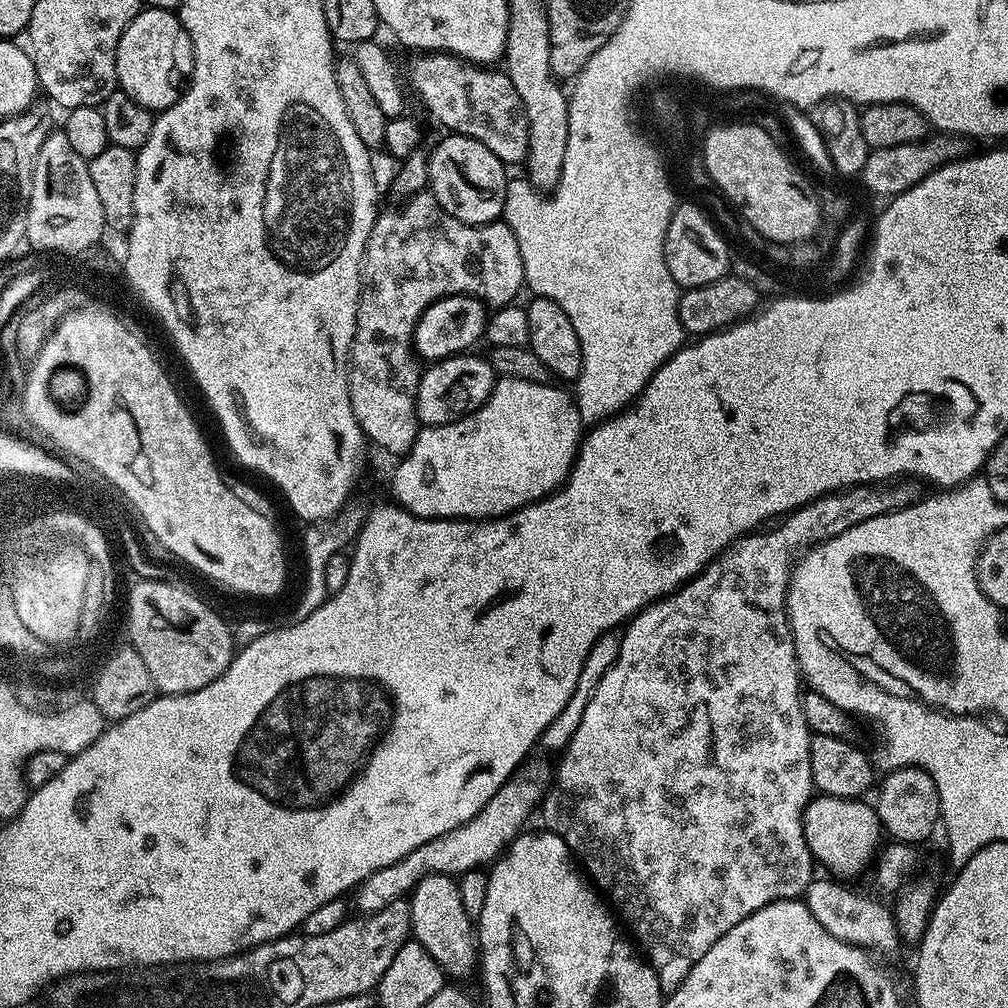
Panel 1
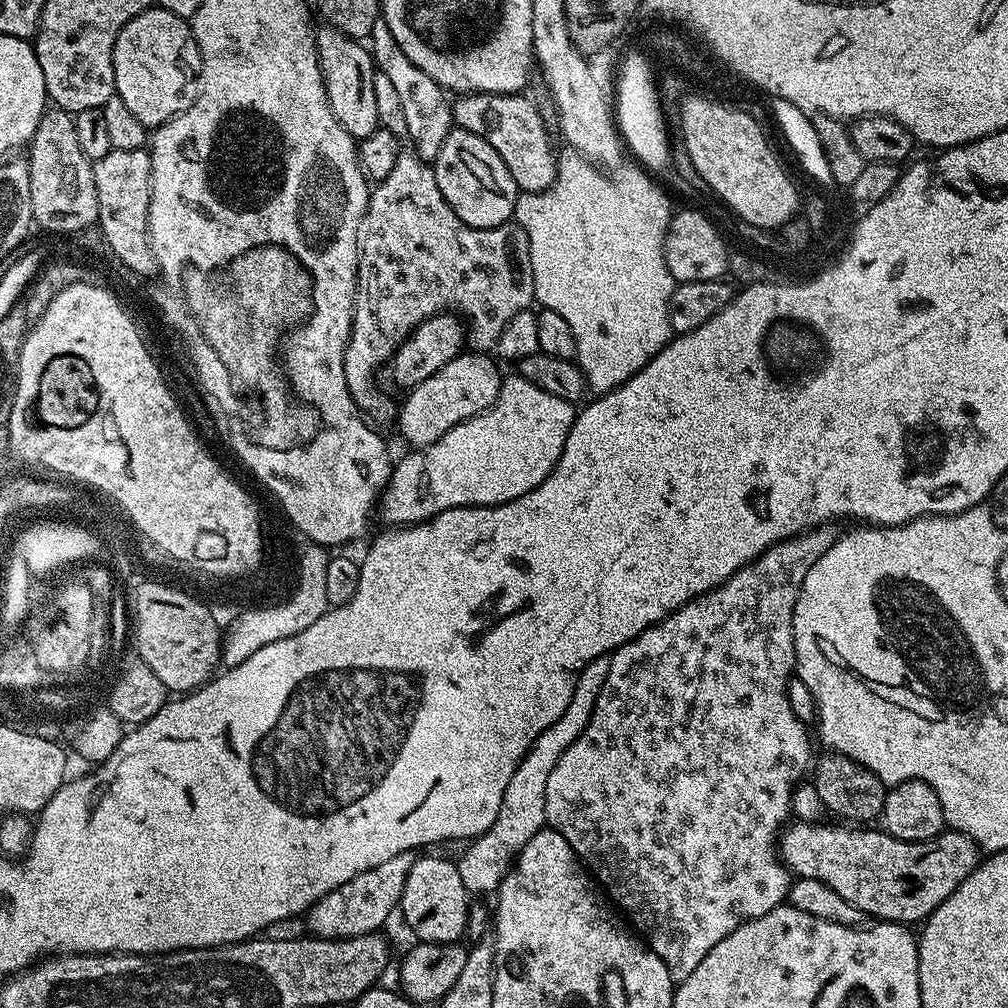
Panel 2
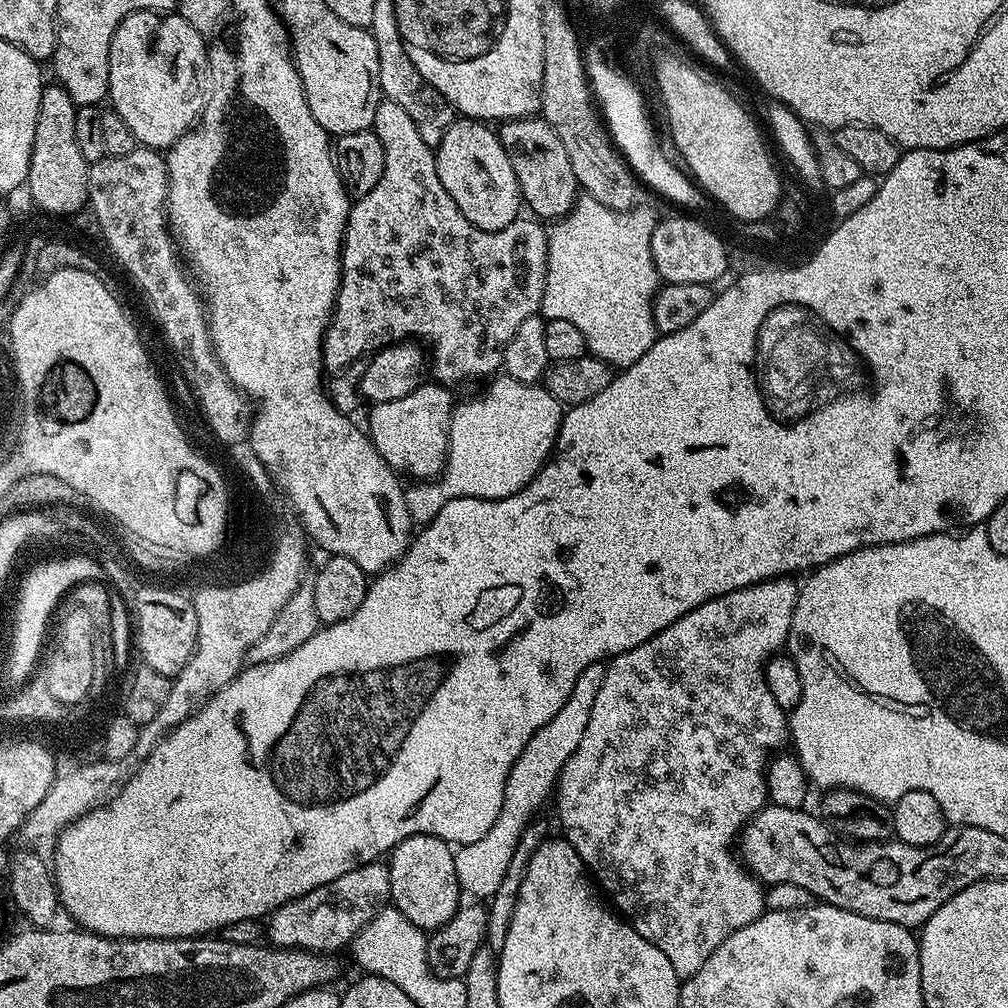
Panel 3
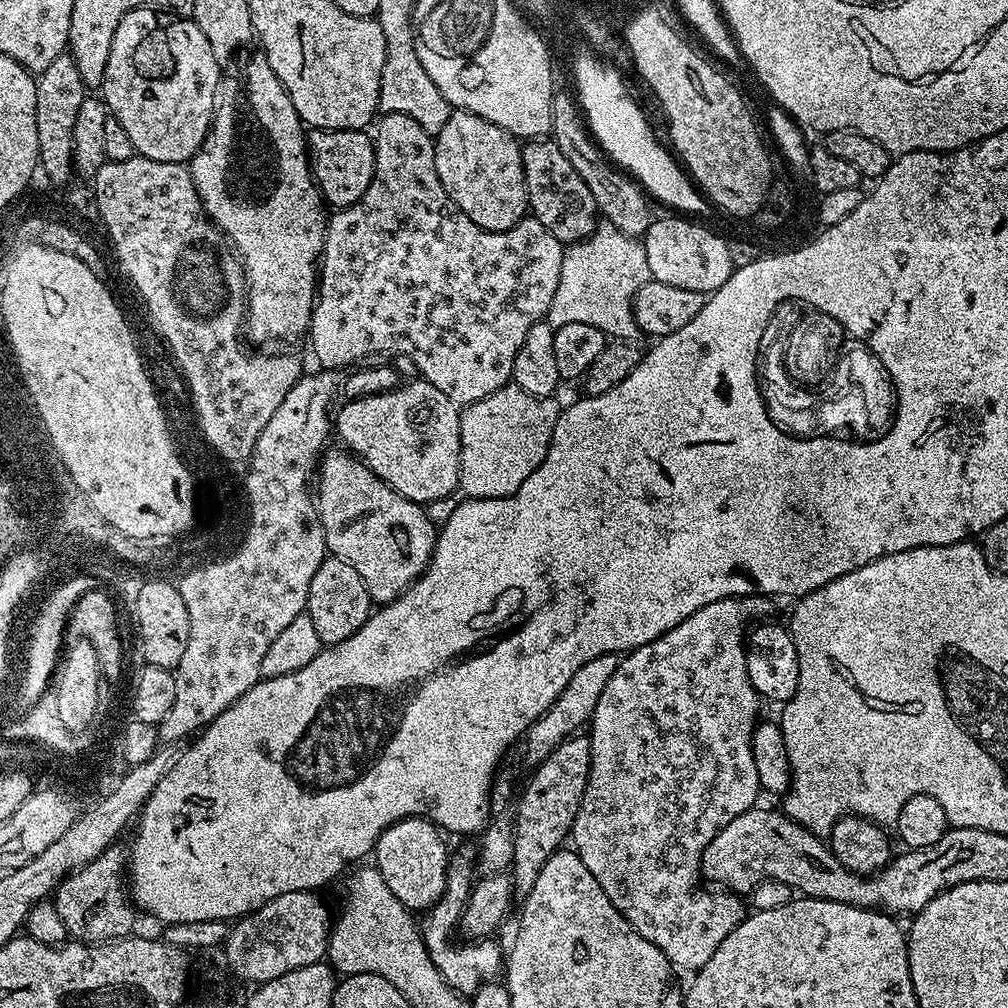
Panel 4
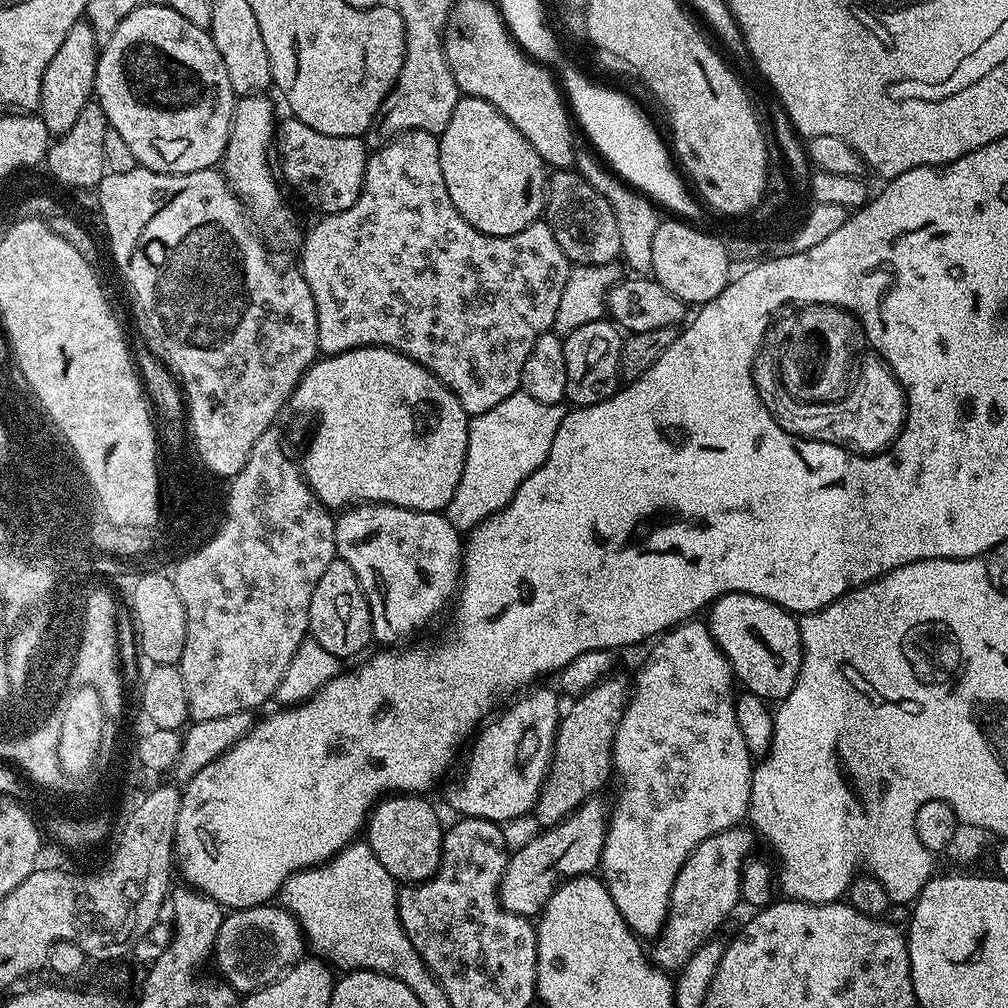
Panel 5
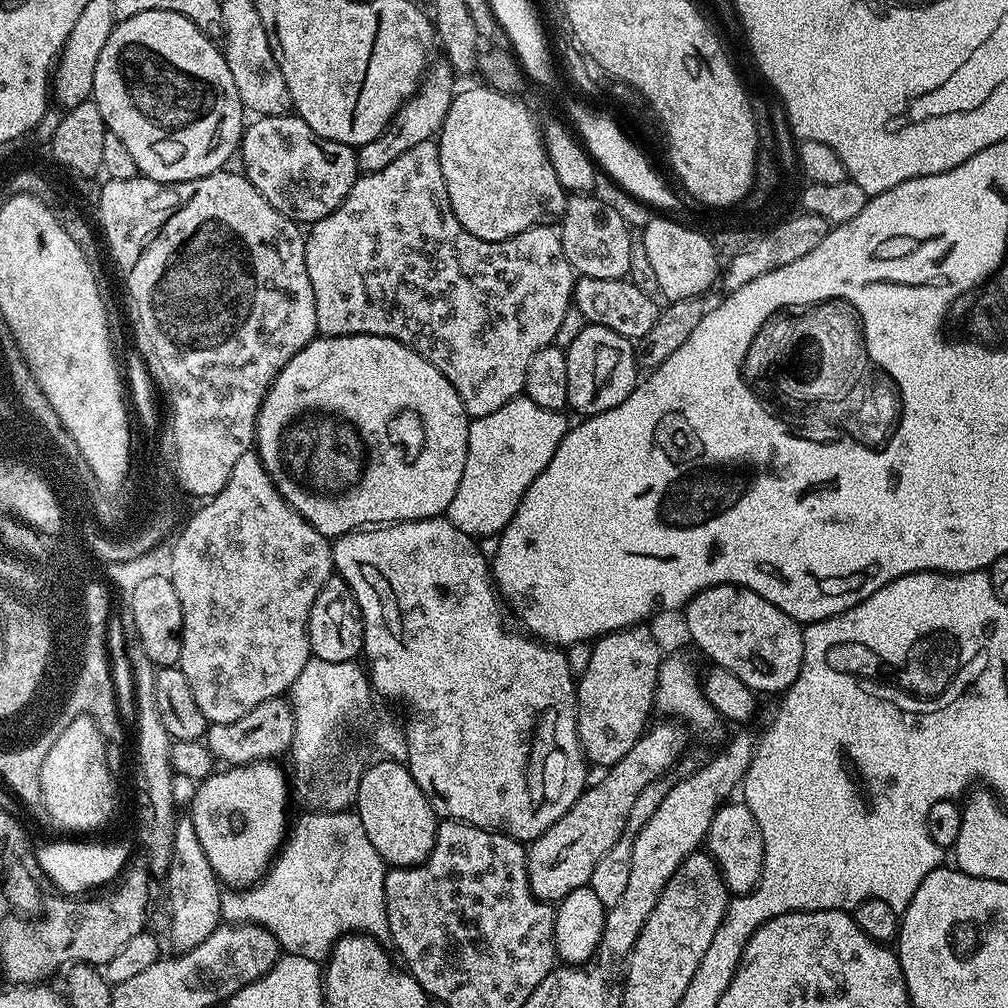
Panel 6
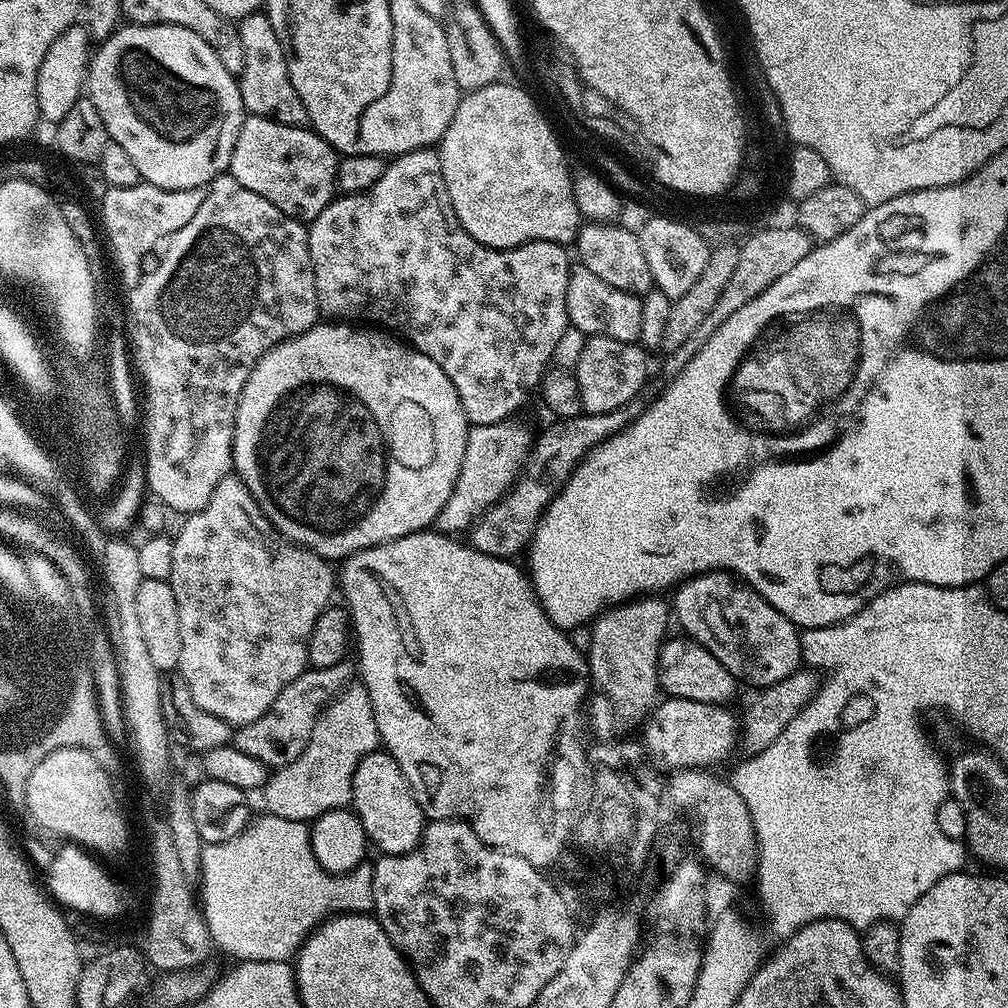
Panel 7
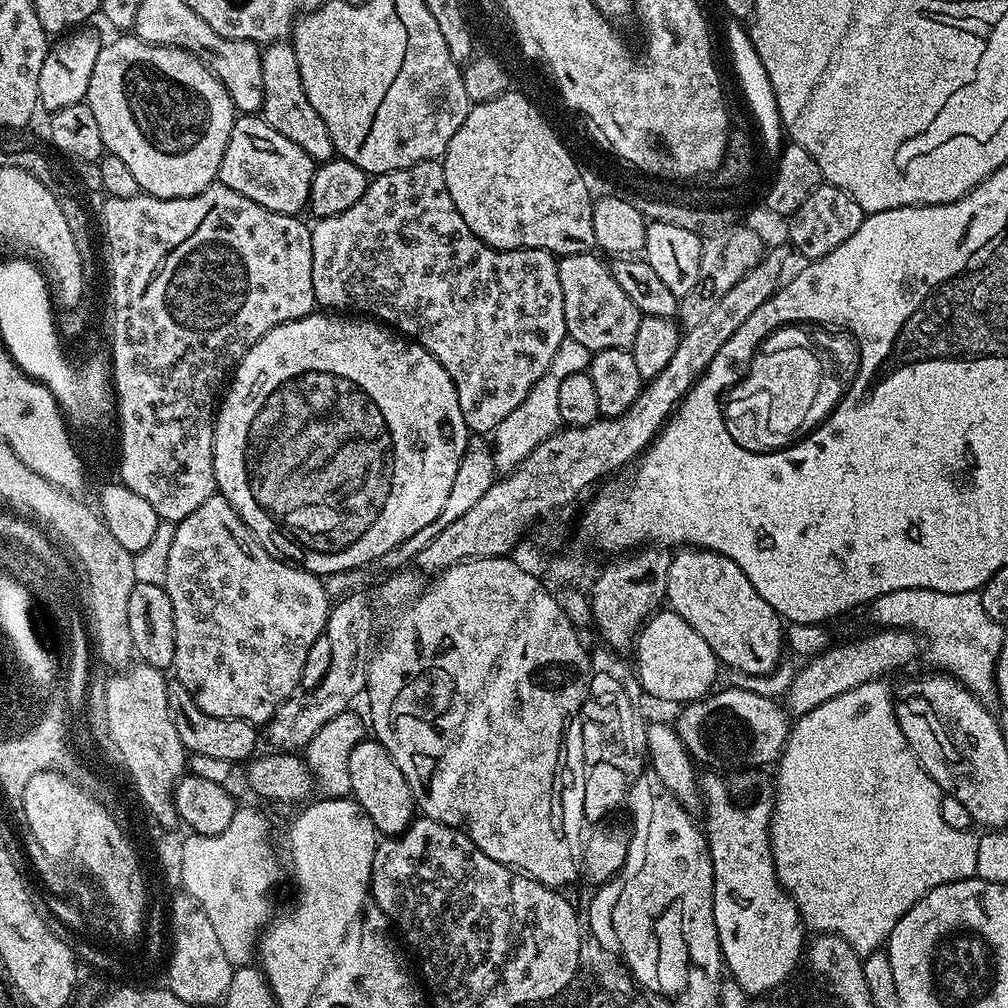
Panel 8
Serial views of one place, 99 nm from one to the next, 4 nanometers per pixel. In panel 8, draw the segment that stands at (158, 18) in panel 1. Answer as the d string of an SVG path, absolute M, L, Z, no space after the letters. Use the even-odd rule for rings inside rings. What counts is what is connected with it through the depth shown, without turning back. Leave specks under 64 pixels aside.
M124 34L121 40L112 40L103 45L94 65L94 72L90 77L90 84L86 103L90 110L94 110L94 118L98 121L98 130L102 133L102 142L110 154L118 154L122 162L133 172L141 193L158 198L186 198L206 190L220 175L222 154L226 150L226 142L230 142L230 130L237 118L237 111L232 104L230 94L226 94L226 86L222 86L220 79L208 69L197 56L192 55L185 48L163 48L145 40L139 40L135 34Z

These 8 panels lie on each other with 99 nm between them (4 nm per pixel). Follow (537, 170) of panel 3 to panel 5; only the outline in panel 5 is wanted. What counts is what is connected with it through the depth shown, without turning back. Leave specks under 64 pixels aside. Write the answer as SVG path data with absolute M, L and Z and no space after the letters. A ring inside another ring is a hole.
M556 170L547 177L542 216L554 238L558 238L562 254L566 254L573 265L610 264L621 255L613 210L576 170Z

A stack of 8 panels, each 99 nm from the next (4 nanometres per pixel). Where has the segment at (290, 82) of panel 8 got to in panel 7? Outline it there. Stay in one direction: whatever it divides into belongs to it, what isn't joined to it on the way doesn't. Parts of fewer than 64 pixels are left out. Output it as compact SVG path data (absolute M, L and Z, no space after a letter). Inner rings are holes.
M263 11L252 12L239 20L238 27L244 55L244 65L238 73L238 79L245 113L270 118L286 126L305 127L308 124L306 106L302 106L298 90L294 90L294 86L290 83L284 47L278 42L278 34L274 34L274 26L270 26L268 15Z

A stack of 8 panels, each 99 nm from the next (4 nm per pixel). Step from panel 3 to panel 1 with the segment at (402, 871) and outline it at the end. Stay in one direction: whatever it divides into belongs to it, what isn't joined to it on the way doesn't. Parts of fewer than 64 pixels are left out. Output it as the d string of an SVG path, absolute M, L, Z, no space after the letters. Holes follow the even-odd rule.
M428 875L412 889L410 903L412 936L438 962L445 977L464 982L472 971L477 971L478 944L474 939L474 921L466 914L466 906L462 906L459 883L450 876Z

